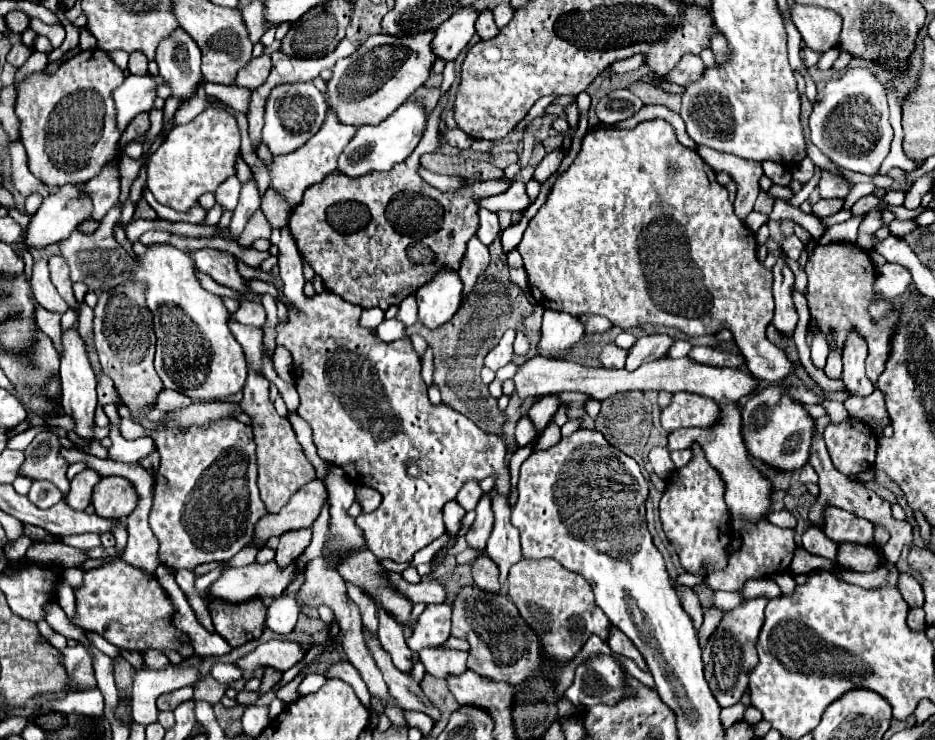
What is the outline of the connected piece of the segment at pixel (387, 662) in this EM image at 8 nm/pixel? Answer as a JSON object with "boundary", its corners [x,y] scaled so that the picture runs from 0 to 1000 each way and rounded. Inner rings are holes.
{"boundary":[[[388,846],[388,862],[390,862],[390,873],[395,876],[395,884],[399,886],[403,903],[407,905],[407,911],[416,927],[418,946],[431,959],[450,959],[450,962],[459,965],[463,973],[467,973],[470,959],[459,951],[459,946],[452,941],[452,935],[448,930],[448,919],[455,911],[452,897],[446,895],[443,897],[440,911],[431,911],[422,903],[422,897],[418,895],[418,886],[410,878],[405,862],[401,857],[397,857],[390,846]]]}

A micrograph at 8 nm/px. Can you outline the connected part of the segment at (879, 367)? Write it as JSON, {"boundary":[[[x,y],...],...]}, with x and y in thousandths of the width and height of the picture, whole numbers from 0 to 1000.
{"boundary":[[[902,327],[884,330],[884,332],[876,330],[870,341],[870,346],[865,349],[861,368],[865,376],[863,408],[865,408],[865,419],[867,419],[867,441],[876,441],[880,449],[891,443],[895,451],[897,470],[902,470],[902,459],[904,459],[906,449],[914,441],[929,465],[927,508],[936,519],[940,505],[947,497],[951,457],[953,457],[953,427],[957,427],[957,416],[940,438],[934,438],[927,424],[927,411],[934,400],[934,381],[936,381],[936,359],[934,359],[929,343],[914,330],[902,330]]]}

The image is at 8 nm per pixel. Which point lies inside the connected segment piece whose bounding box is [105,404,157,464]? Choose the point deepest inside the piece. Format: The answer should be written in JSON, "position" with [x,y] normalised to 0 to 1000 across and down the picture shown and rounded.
{"position":[140,609]}

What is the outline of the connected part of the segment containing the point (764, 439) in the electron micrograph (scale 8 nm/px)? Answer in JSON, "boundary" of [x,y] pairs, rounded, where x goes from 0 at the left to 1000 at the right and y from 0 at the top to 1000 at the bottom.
{"boundary":[[[822,519],[814,524],[795,549],[795,595],[807,619],[833,635],[852,635],[865,622],[867,597],[872,589],[872,565],[861,549],[840,530],[837,519]]]}

